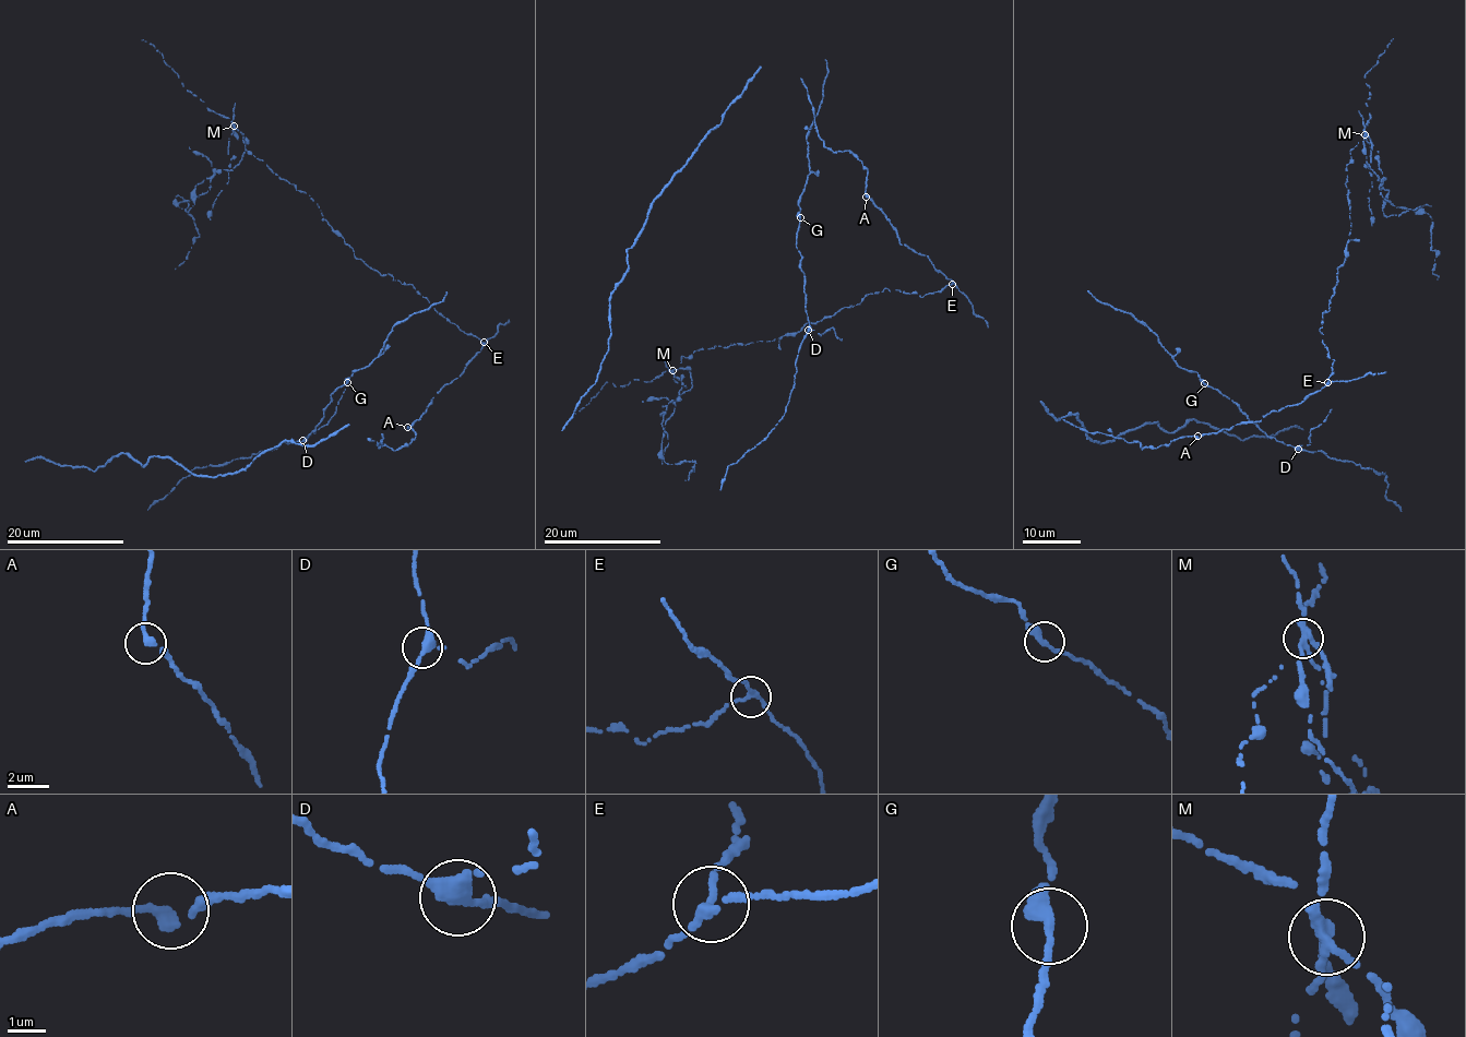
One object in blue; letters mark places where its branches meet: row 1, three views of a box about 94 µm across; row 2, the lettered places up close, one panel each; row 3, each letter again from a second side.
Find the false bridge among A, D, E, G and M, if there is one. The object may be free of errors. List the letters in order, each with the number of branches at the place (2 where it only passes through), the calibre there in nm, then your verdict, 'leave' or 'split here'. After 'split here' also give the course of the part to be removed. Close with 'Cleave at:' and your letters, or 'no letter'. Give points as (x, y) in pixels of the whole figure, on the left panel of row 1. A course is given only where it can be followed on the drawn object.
A: 2 branches meet; 240 nm thick; leave
D: 3 branches meet; 280 nm thick; leave
E: 3 branches meet; 220 nm thick; leave
G: 2 branches meet; 320 nm thick; leave
M: 3 branches meet; 280 nm thick; split here; foreign part runs (234, 126), (246, 143), (239, 164), (203, 179), (186, 212), (189, 203), (175, 202), (199, 234), (176, 270)
Cleave at: M

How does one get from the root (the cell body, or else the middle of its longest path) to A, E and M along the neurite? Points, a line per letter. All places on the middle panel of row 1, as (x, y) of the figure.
A: (902, 243), (897, 230), (866, 197)
E: (902, 243), (927, 255), (937, 271), (952, 284)
M: (902, 243), (927, 255), (951, 284), (924, 297), (884, 288), (772, 341), (695, 350), (671, 370)

